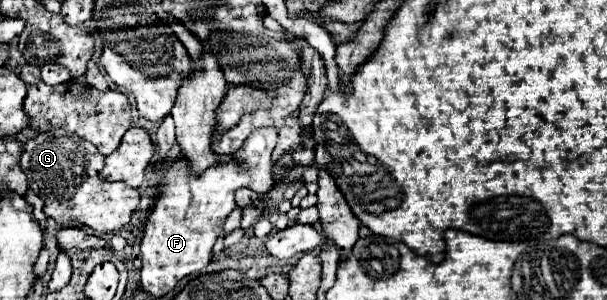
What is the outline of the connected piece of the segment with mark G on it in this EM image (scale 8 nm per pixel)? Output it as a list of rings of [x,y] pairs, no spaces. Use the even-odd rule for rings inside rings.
[[[55,129],[29,139],[23,145],[23,155],[19,163],[27,175],[29,187],[43,201],[65,201],[65,197],[73,197],[73,193],[77,193],[77,185],[81,185],[85,177],[93,177],[93,173],[99,173],[103,169],[103,155],[93,143],[77,137],[75,133]]]

